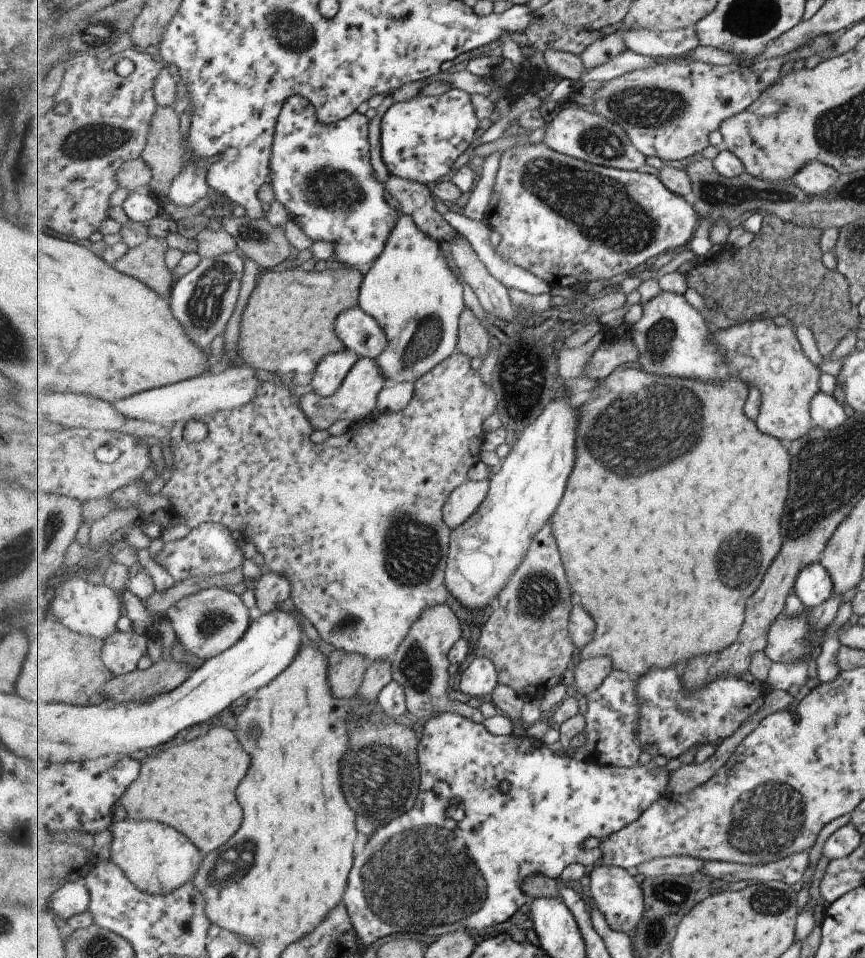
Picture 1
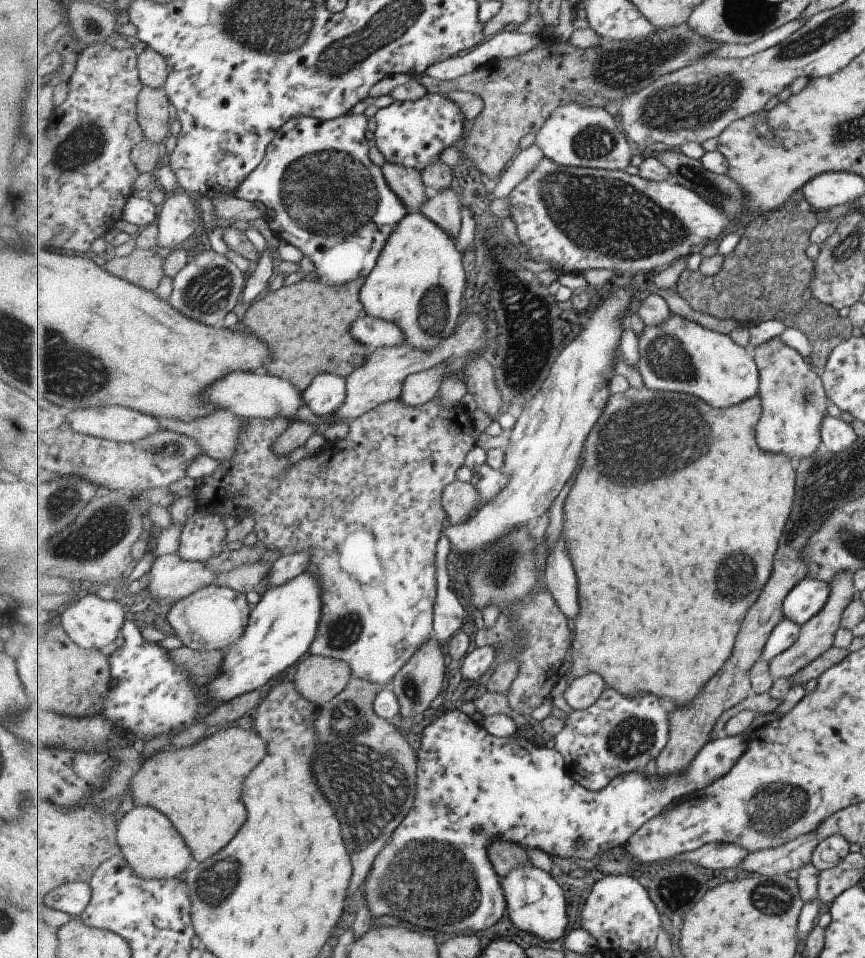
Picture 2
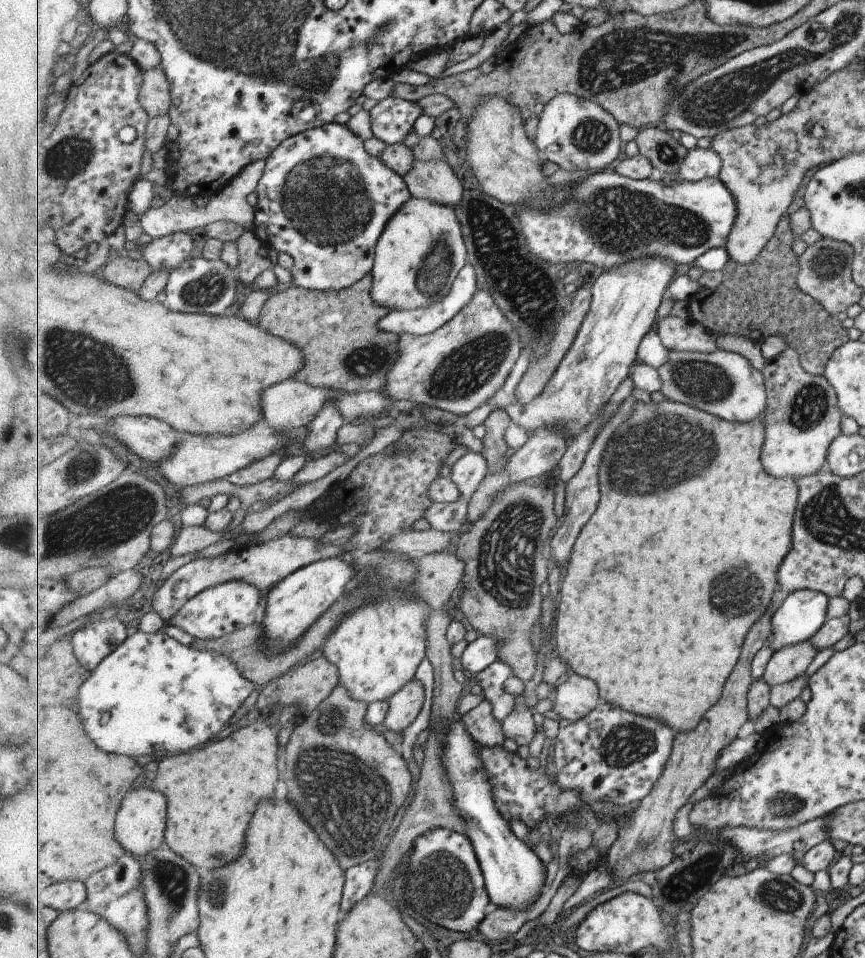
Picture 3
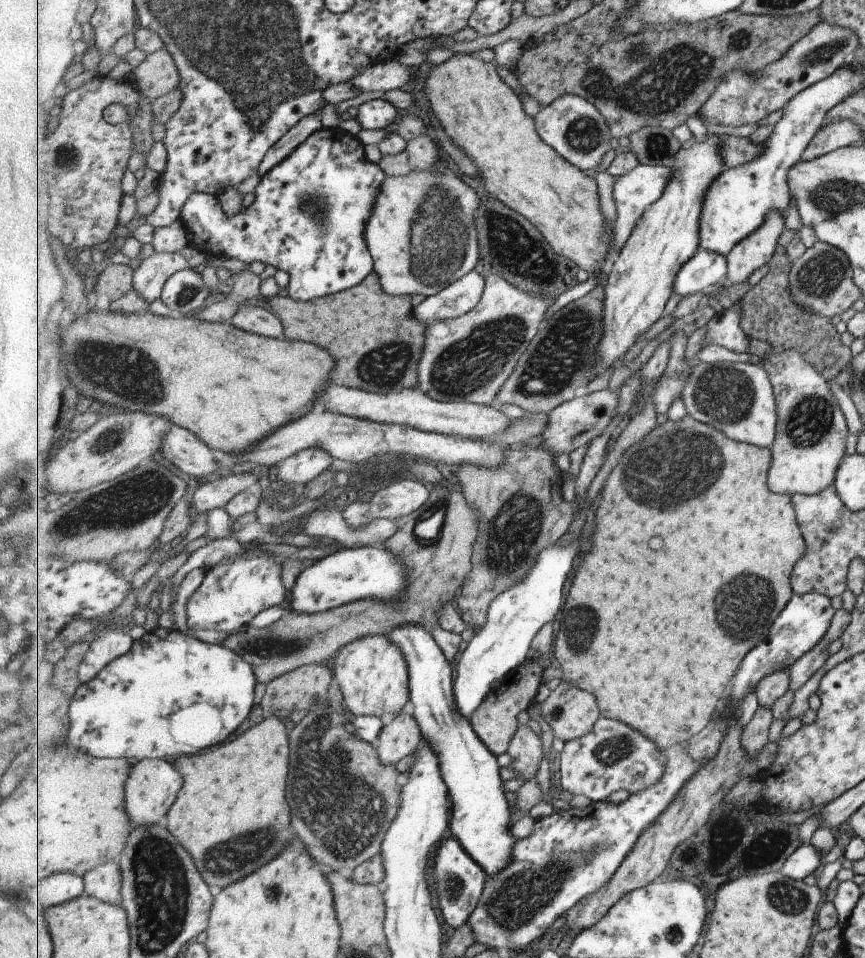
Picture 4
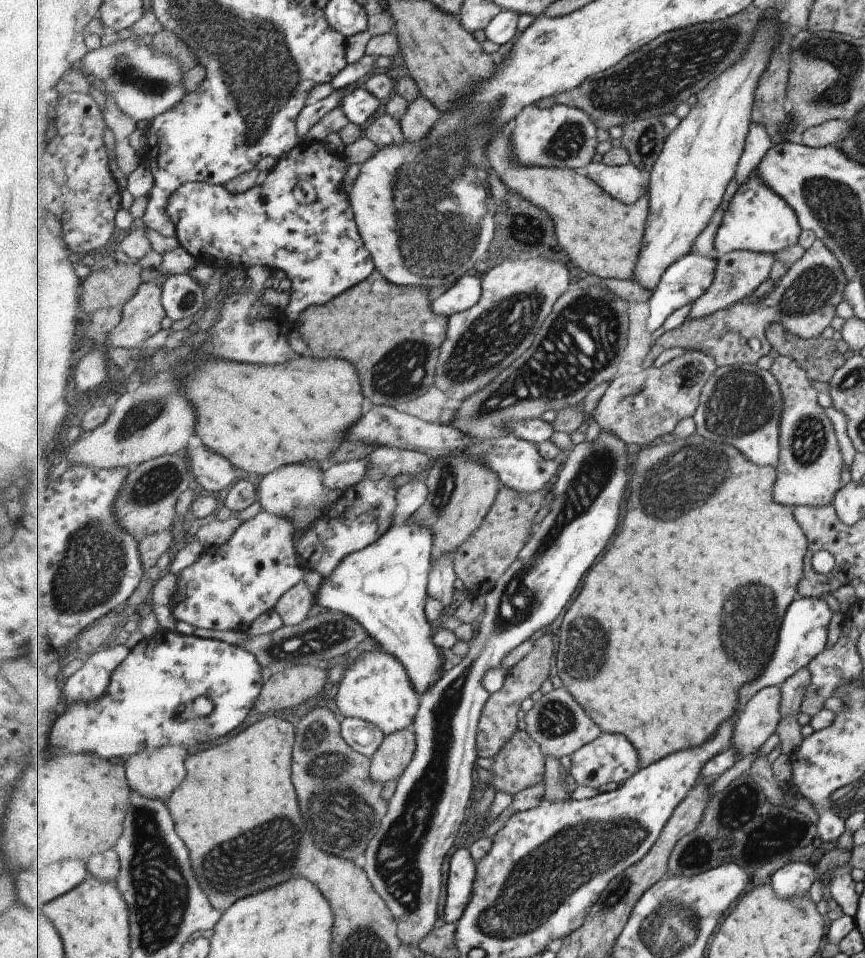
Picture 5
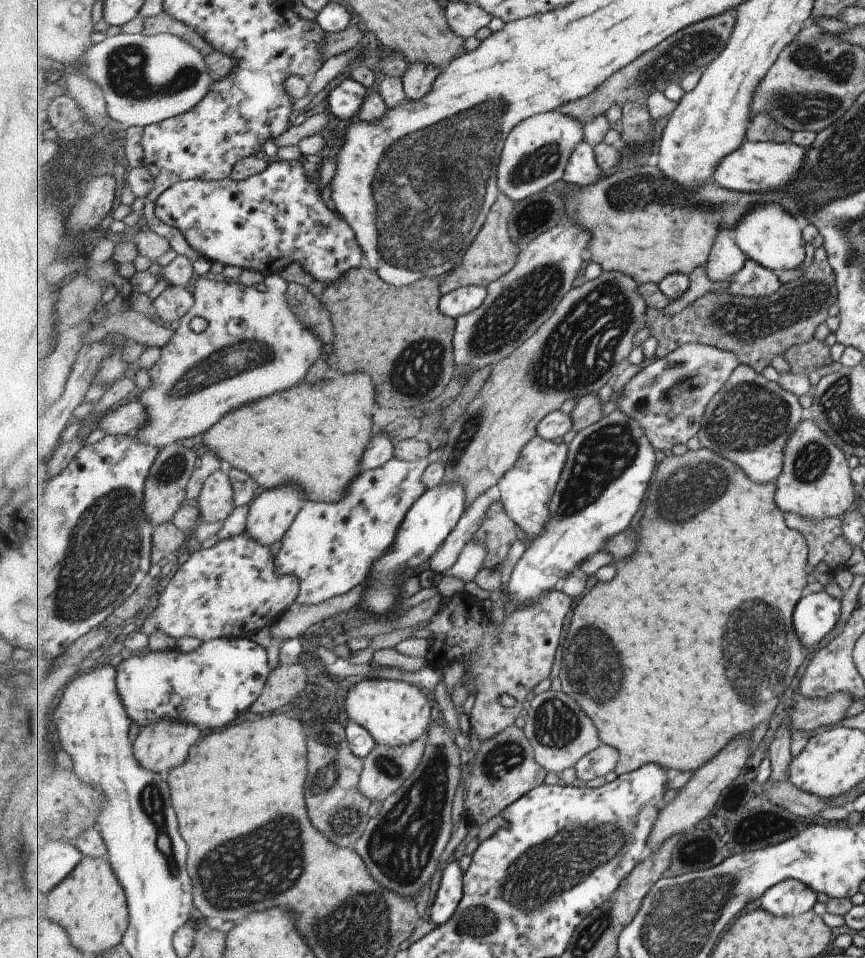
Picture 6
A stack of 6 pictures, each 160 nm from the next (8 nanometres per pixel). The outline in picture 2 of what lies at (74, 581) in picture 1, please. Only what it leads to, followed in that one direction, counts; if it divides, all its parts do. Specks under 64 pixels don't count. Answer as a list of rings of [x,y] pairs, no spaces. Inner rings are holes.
[[[83,591],[80,597],[63,606],[57,613],[64,629],[69,636],[80,646],[86,649],[97,649],[109,652],[113,648],[113,640],[122,634],[125,620],[125,606],[119,604],[117,598],[105,600],[95,593]]]

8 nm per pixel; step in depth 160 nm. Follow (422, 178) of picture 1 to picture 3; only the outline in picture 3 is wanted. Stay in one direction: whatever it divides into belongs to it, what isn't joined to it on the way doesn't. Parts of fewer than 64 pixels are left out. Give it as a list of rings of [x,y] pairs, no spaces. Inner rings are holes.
[[[389,97],[370,111],[371,129],[376,138],[389,145],[400,145],[413,132],[419,116],[427,115],[419,102]]]

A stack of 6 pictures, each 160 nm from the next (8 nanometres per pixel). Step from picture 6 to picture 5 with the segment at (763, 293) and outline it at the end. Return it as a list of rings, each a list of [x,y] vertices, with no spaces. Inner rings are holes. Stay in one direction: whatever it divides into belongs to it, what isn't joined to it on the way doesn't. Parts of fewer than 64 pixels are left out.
[[[734,250],[722,257],[718,257],[717,274],[711,288],[693,304],[687,320],[694,321],[705,318],[714,312],[727,309],[729,304],[744,300],[751,292],[755,292],[761,284],[767,281],[771,270],[775,266],[775,255],[771,253],[760,253],[752,250]]]

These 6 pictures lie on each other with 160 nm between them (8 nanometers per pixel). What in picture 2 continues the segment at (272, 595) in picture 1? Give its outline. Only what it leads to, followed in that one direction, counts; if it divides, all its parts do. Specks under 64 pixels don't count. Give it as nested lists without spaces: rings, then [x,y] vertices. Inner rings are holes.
[[[306,549],[303,552],[281,556],[268,572],[271,589],[279,588],[302,575],[310,565],[310,554]]]

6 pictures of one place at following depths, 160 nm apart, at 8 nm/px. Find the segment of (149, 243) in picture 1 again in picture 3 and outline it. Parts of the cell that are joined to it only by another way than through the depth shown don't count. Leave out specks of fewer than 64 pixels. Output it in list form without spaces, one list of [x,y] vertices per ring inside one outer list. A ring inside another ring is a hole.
[[[113,255],[100,275],[106,281],[138,292],[152,273],[152,266],[144,259]]]

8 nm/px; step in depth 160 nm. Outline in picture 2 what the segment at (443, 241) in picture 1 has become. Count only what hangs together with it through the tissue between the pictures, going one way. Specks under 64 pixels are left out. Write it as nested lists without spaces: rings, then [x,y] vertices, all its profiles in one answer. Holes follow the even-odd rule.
[[[387,161],[383,164],[382,171],[386,181],[406,204],[409,212],[421,212],[419,209],[431,196],[429,188],[422,179],[422,174],[418,170]]]

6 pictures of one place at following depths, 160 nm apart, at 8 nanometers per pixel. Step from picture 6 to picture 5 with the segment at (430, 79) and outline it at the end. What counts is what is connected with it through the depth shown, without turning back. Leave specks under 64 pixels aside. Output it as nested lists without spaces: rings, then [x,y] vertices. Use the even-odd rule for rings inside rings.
[[[423,94],[410,103],[407,114],[400,122],[407,141],[417,143],[427,138],[436,128],[442,112]]]

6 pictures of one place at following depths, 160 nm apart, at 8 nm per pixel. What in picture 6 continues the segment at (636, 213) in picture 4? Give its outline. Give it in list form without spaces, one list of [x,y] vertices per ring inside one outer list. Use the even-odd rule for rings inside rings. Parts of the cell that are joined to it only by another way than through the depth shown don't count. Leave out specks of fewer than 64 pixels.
[[[583,140],[575,148],[562,180],[567,185],[587,186],[602,181],[607,175],[597,164],[594,147]]]

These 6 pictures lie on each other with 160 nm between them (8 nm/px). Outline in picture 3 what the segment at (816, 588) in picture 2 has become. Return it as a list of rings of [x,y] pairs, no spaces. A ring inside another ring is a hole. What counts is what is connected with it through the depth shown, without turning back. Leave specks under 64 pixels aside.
[[[799,589],[792,592],[774,612],[771,646],[776,650],[811,639],[825,622],[827,595]]]

